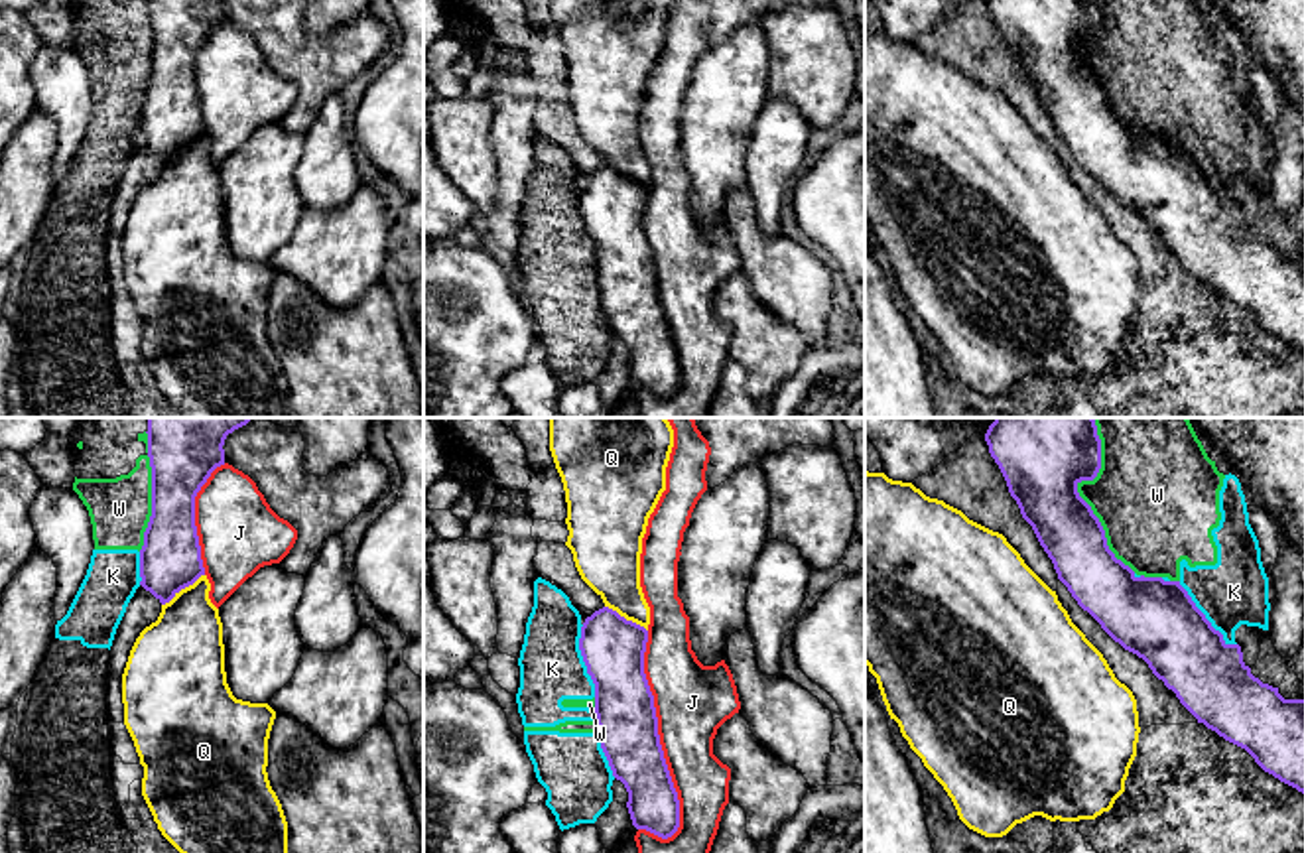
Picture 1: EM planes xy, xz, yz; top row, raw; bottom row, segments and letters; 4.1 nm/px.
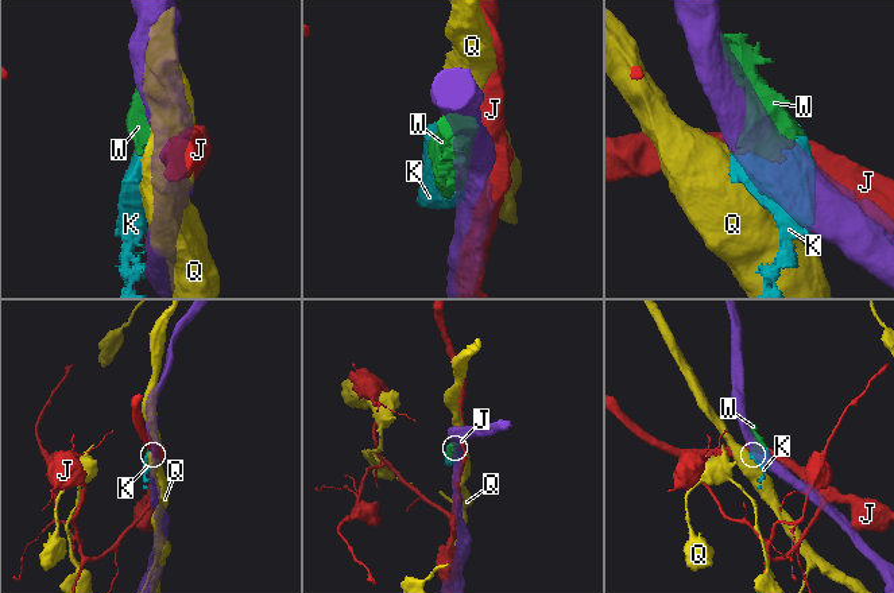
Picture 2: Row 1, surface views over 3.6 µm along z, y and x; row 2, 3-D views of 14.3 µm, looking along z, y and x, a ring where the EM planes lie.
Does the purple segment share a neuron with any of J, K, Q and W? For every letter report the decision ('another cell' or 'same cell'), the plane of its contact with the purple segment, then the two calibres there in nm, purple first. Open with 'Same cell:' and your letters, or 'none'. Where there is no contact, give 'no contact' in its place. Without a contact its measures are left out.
Same cell: none
J: another cell; contact in xz; calibres 240 and 300 nm
K: another cell; contact in yz; calibres 320 and 280 nm
Q: another cell; contact in xy; calibres 260 and 320 nm
W: another cell; contact in yz; calibres 300 and 440 nm

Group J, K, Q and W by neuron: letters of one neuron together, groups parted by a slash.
J / K W / Q

